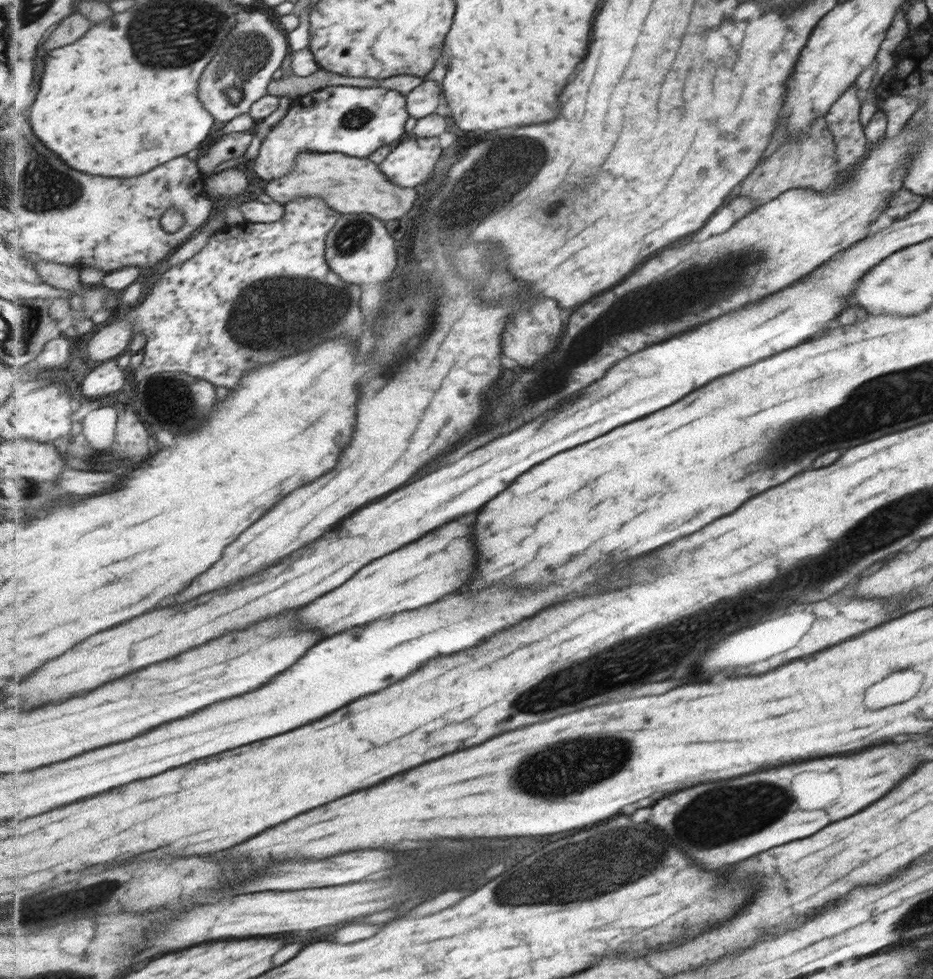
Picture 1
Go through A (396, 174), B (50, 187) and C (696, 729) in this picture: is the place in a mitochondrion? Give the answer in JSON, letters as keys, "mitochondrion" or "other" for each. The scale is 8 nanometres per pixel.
{"A":"other","B":"mitochondrion","C":"other"}

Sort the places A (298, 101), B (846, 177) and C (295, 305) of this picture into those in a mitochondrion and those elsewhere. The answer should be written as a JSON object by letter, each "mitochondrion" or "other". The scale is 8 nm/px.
{"A":"other","B":"other","C":"mitochondrion"}

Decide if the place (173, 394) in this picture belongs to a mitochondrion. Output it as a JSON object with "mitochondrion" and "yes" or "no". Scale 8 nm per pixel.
{"mitochondrion":"yes"}

